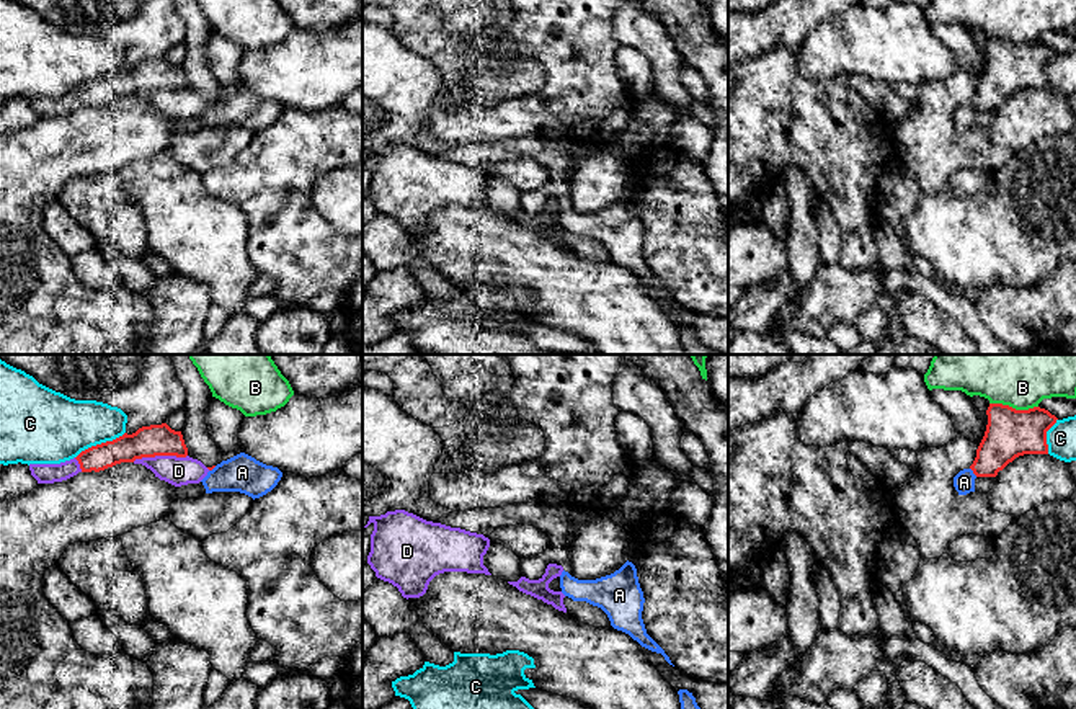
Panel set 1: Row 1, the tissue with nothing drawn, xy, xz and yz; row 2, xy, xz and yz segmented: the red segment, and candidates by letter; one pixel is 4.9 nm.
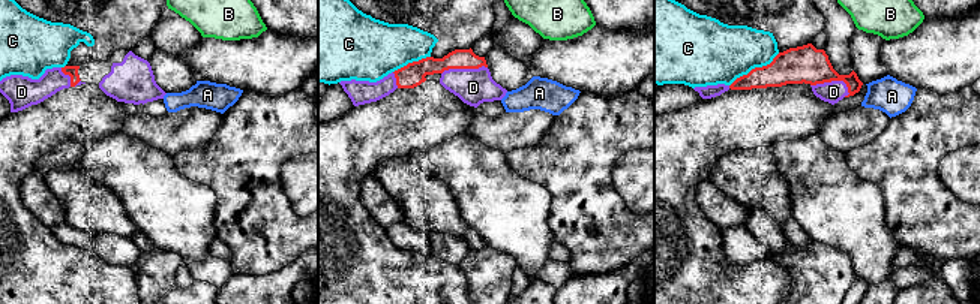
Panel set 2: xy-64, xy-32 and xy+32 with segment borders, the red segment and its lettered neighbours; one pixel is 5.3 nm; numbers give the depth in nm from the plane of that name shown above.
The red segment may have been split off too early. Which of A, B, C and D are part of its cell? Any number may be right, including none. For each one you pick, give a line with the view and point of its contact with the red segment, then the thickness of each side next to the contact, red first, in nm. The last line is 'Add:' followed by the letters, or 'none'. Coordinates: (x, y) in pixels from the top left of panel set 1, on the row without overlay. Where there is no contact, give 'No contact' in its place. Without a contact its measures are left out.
D: Touches red at xy (159, 89). Thickness 160 nm (red) against 140 nm
Add: D

